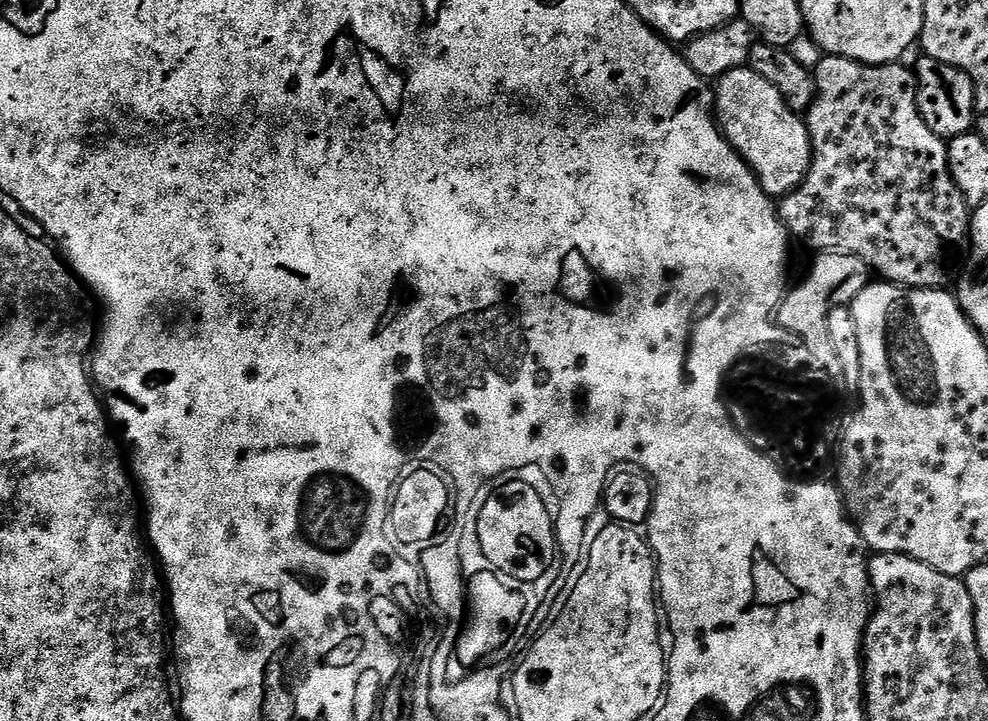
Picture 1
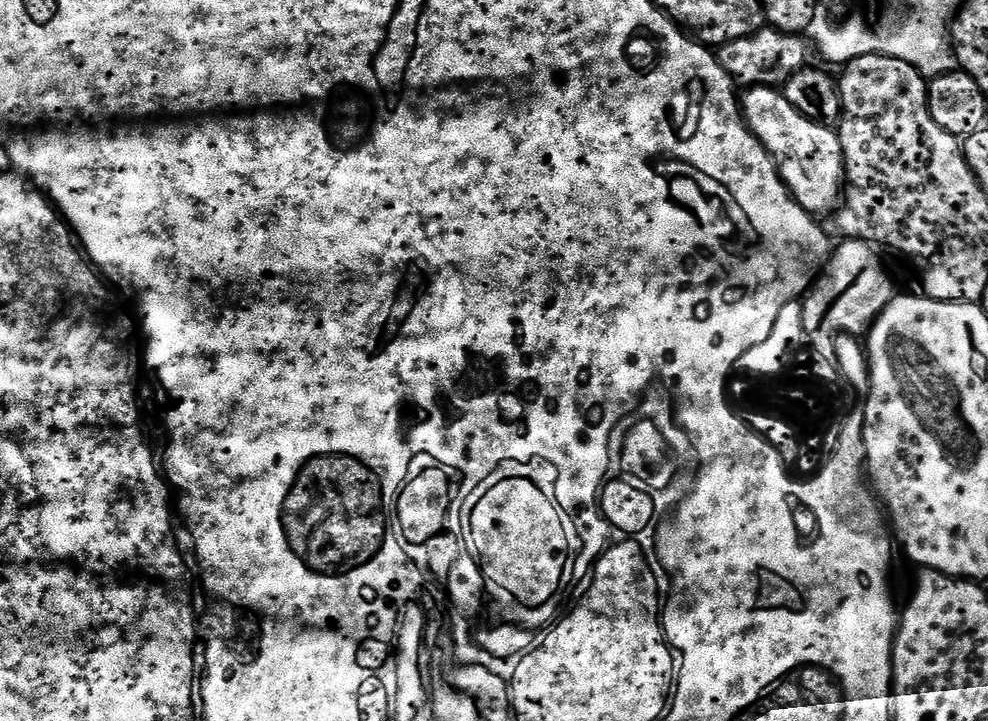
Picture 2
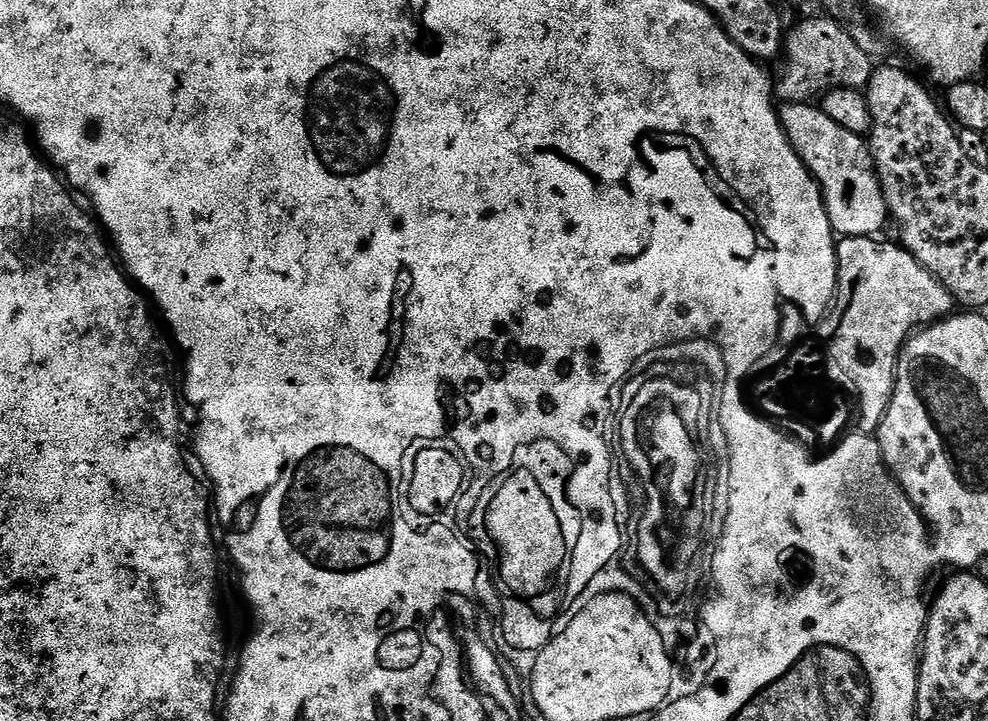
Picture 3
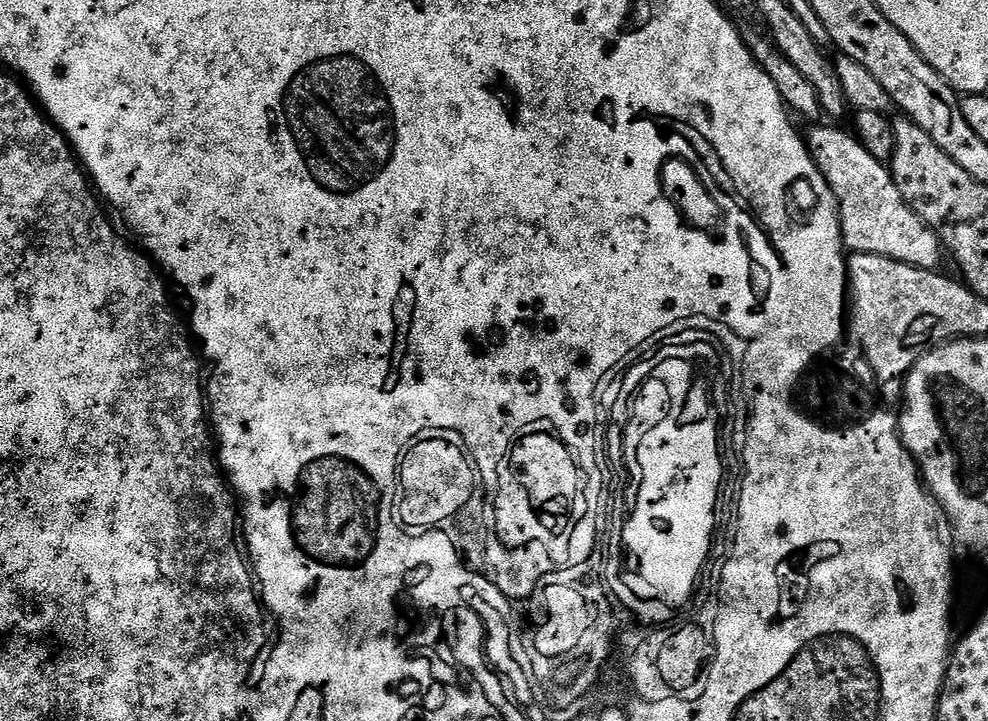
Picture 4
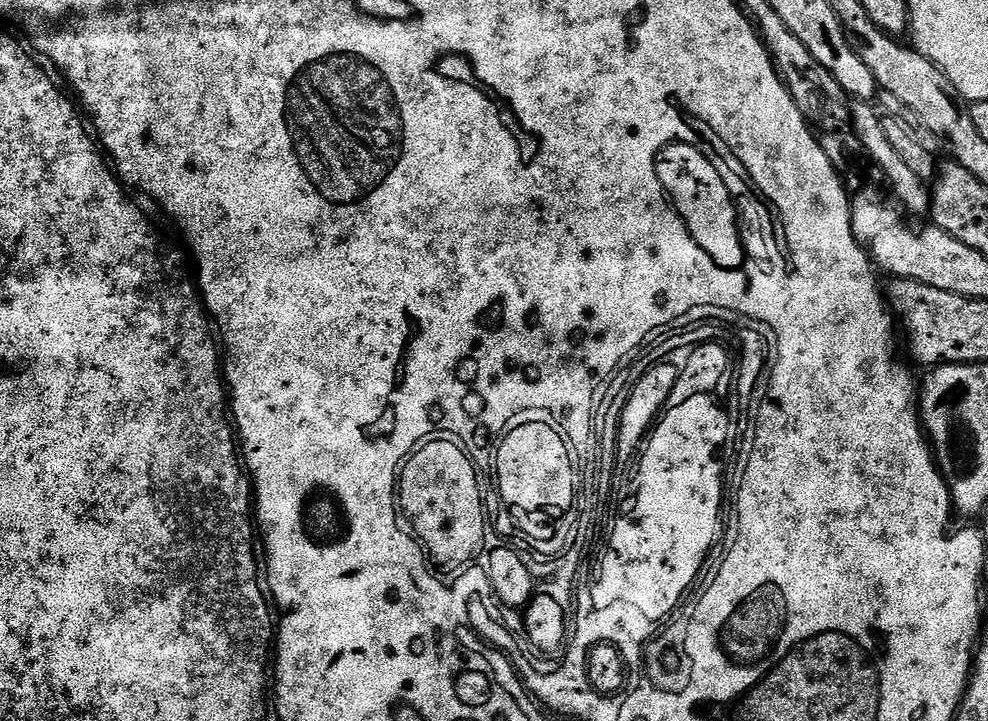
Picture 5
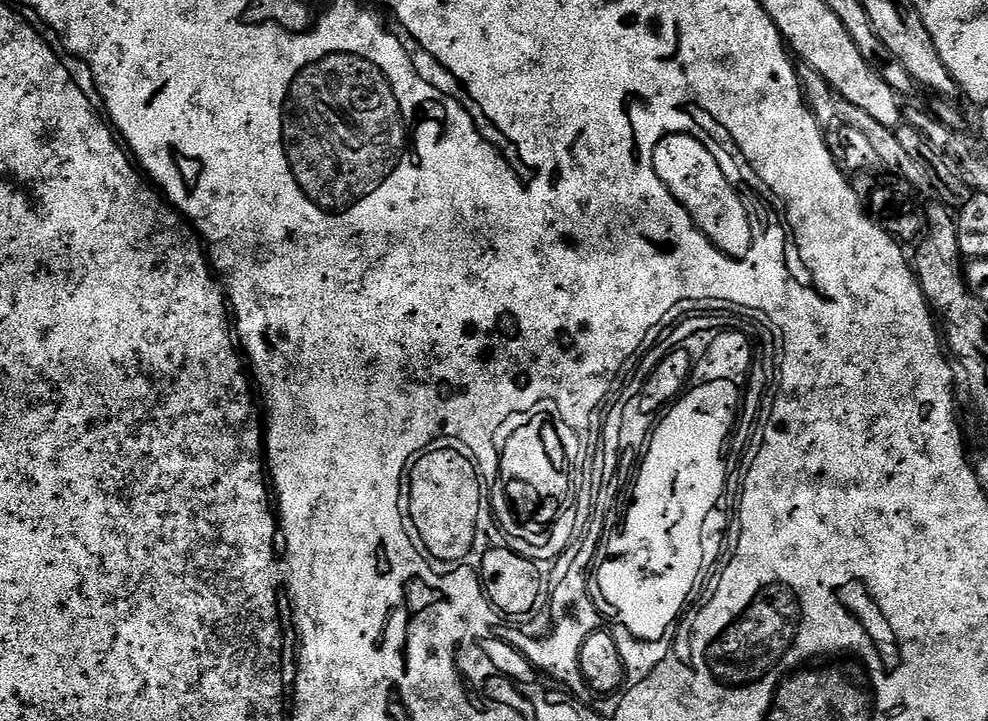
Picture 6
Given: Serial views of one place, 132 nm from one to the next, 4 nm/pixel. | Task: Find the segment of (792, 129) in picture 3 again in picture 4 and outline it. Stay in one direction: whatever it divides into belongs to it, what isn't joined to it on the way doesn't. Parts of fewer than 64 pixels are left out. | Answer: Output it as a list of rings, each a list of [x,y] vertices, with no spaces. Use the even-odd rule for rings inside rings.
[[[824,122],[817,128],[806,132],[808,153],[814,158],[818,170],[826,178],[830,190],[834,190],[836,201],[840,207],[840,229],[844,235],[845,249],[866,254],[882,254],[894,258],[898,262],[906,262],[915,268],[939,269],[940,259],[945,259],[946,252],[940,243],[940,237],[916,211],[902,198],[898,186],[894,182],[891,171],[885,161],[874,158],[870,150],[855,135],[843,132],[840,126],[832,122]]]

